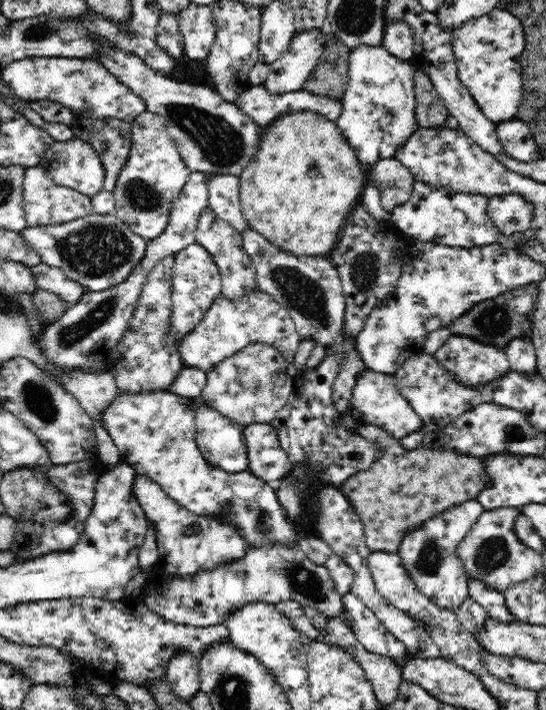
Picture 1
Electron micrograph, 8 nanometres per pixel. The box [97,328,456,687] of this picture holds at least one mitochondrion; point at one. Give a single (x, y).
(308, 584)

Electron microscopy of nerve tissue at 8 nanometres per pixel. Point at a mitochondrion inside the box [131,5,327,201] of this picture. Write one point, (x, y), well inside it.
(219, 142)

